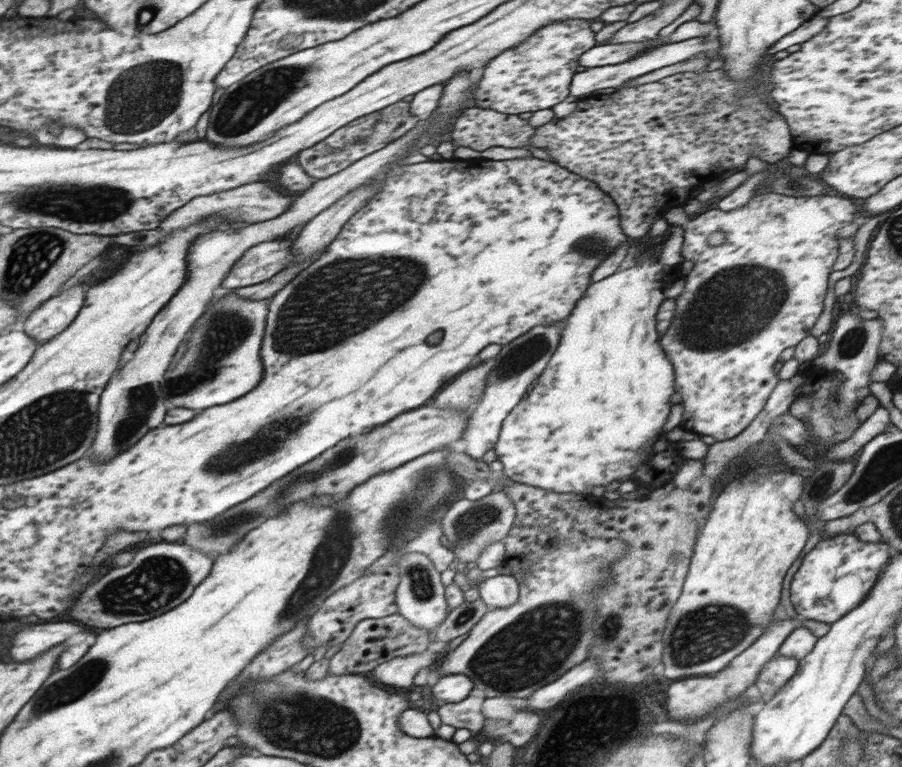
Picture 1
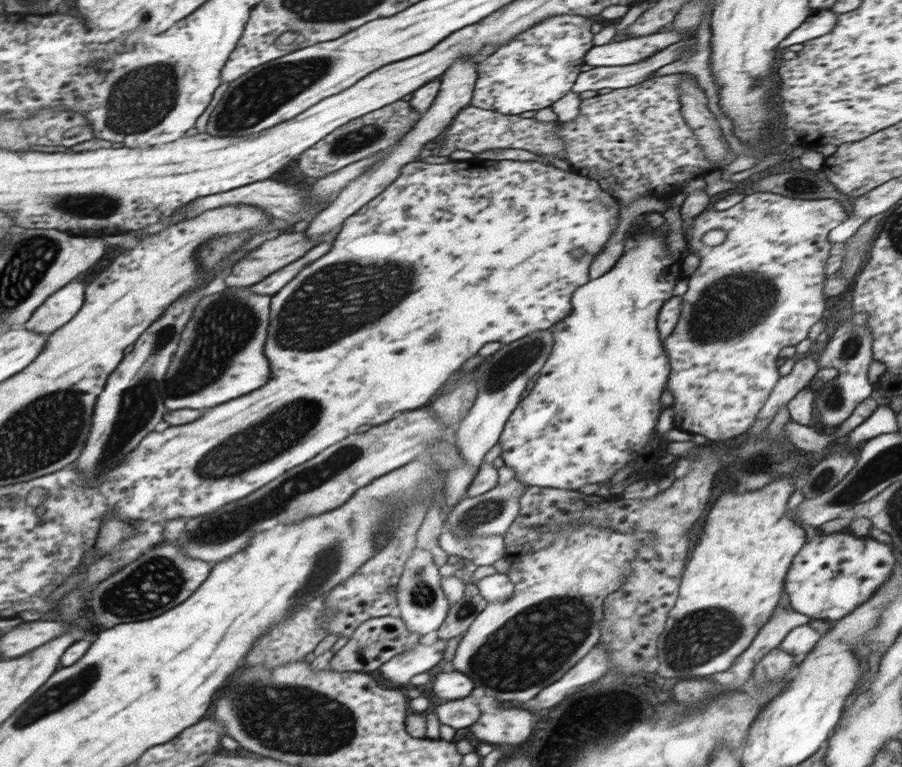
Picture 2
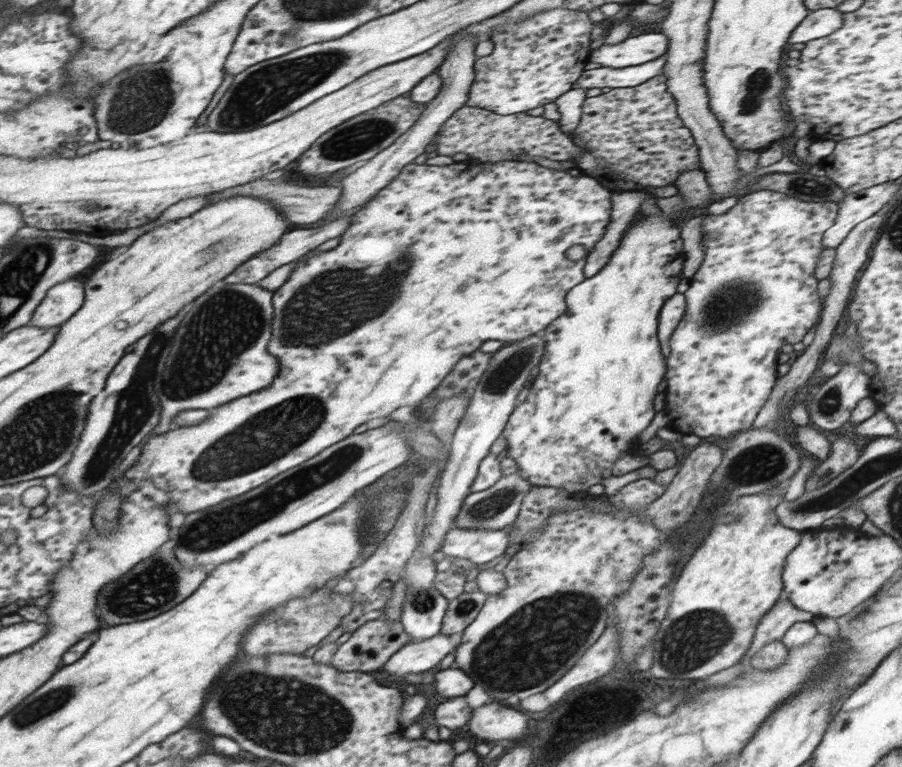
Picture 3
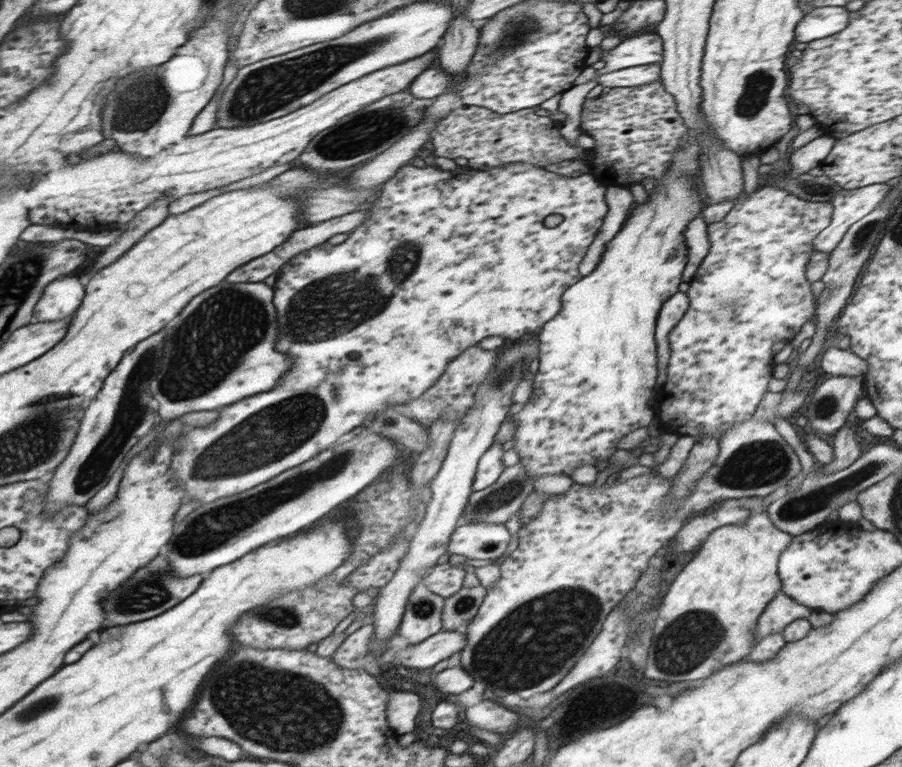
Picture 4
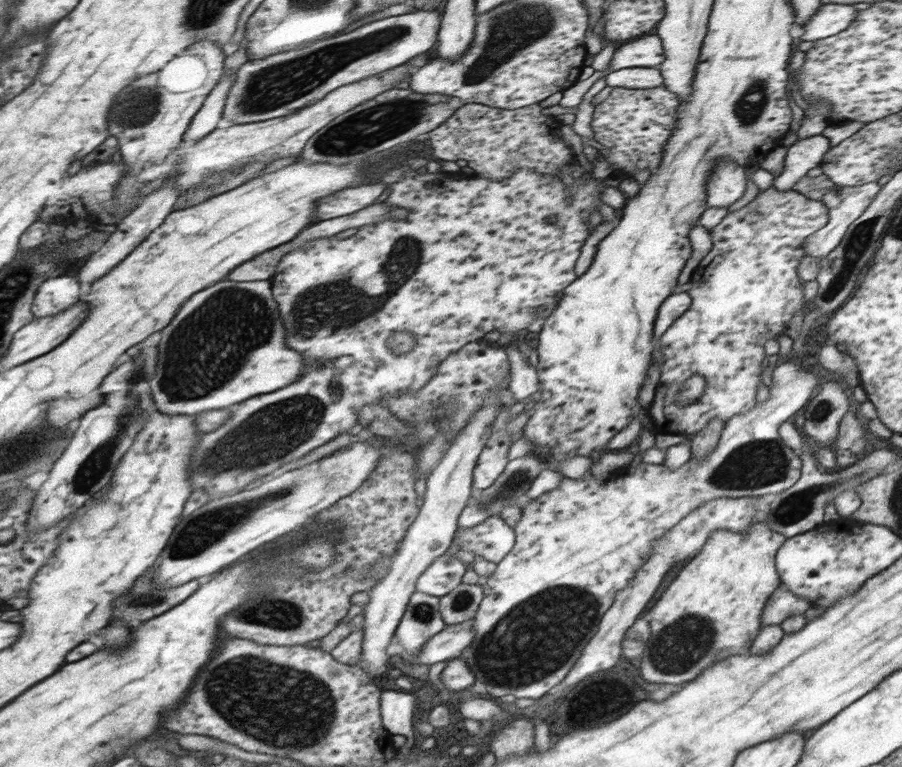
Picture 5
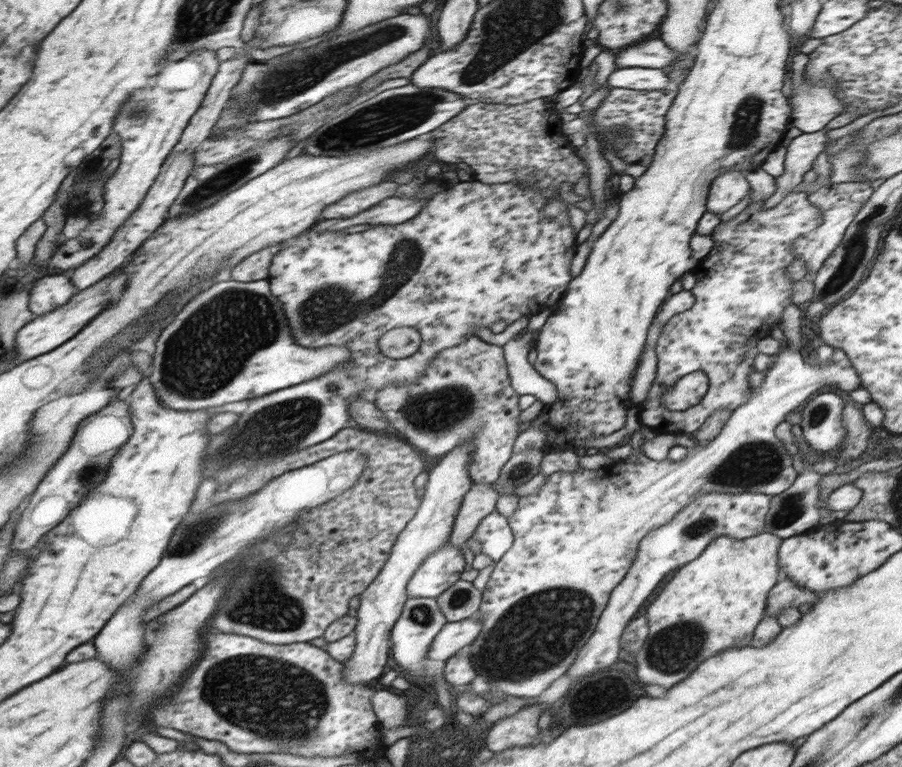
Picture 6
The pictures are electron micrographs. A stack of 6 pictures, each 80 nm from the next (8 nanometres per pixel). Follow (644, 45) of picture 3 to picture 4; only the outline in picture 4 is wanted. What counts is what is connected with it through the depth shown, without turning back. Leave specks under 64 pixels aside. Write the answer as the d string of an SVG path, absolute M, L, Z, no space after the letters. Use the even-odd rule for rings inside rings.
M644 34L624 40L616 48L612 48L612 52L602 52L600 60L604 60L604 72L660 63L658 58L661 58L661 52L658 52L658 46L662 48L662 44L658 44L658 38L657 34Z

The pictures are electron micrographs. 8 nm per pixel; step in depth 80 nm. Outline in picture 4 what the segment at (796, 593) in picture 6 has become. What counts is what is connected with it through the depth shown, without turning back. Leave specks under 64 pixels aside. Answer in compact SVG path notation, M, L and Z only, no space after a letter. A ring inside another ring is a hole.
M784 590L778 592L778 596L768 604L770 606L759 616L758 632L755 632L755 636L758 636L756 640L777 632L782 633L790 623L800 618L808 618L812 612L812 609L796 603L784 593Z

